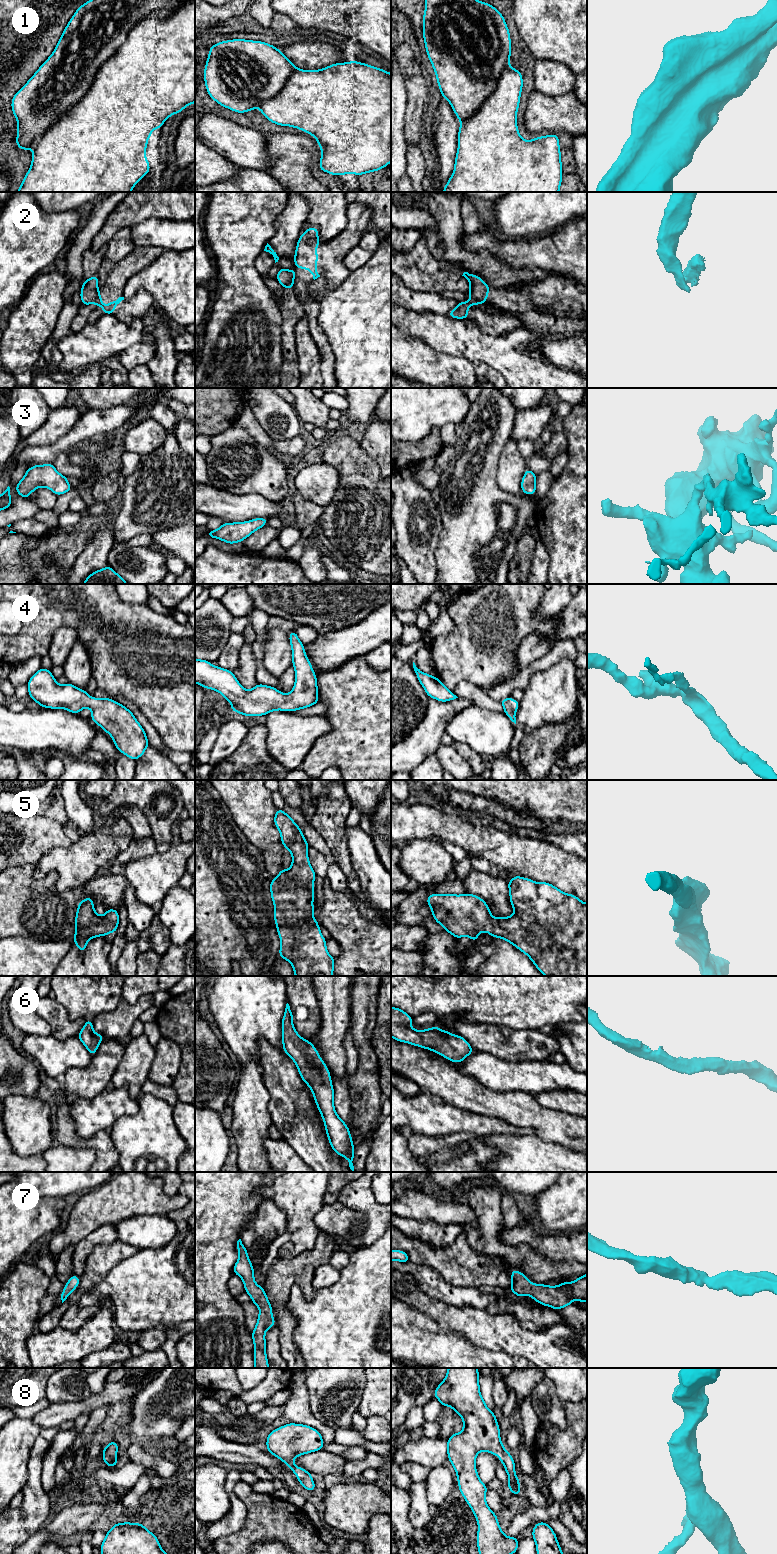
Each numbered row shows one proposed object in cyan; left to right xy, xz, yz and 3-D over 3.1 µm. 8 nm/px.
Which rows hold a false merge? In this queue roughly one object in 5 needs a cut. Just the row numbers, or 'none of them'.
1, 2

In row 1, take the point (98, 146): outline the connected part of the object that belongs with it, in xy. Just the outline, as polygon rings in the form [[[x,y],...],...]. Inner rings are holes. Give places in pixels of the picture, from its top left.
[[[195,0],[184,3],[167,19],[153,14],[133,27],[126,41],[98,70],[87,94],[39,139],[33,149],[31,167],[17,192],[131,192],[134,186],[150,171],[145,151],[151,132],[157,128],[161,129],[168,117],[182,112],[192,103],[195,103]]]

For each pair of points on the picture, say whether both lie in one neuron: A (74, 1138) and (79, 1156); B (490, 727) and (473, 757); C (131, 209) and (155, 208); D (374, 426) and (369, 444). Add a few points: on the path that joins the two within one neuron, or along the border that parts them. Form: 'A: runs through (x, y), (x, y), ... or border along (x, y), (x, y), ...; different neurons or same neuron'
A: border along (57, 1143), (90, 1148), (94, 1152), (95, 1160); different neurons
B: border along (454, 743), (466, 743), (481, 756); different neurons
C: runs through (137, 208), (149, 208); same neuron
D: runs through (374, 430), (373, 440); same neuron

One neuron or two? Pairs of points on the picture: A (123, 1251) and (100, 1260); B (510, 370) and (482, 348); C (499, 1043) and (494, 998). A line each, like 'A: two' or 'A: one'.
A: one
B: one
C: two

